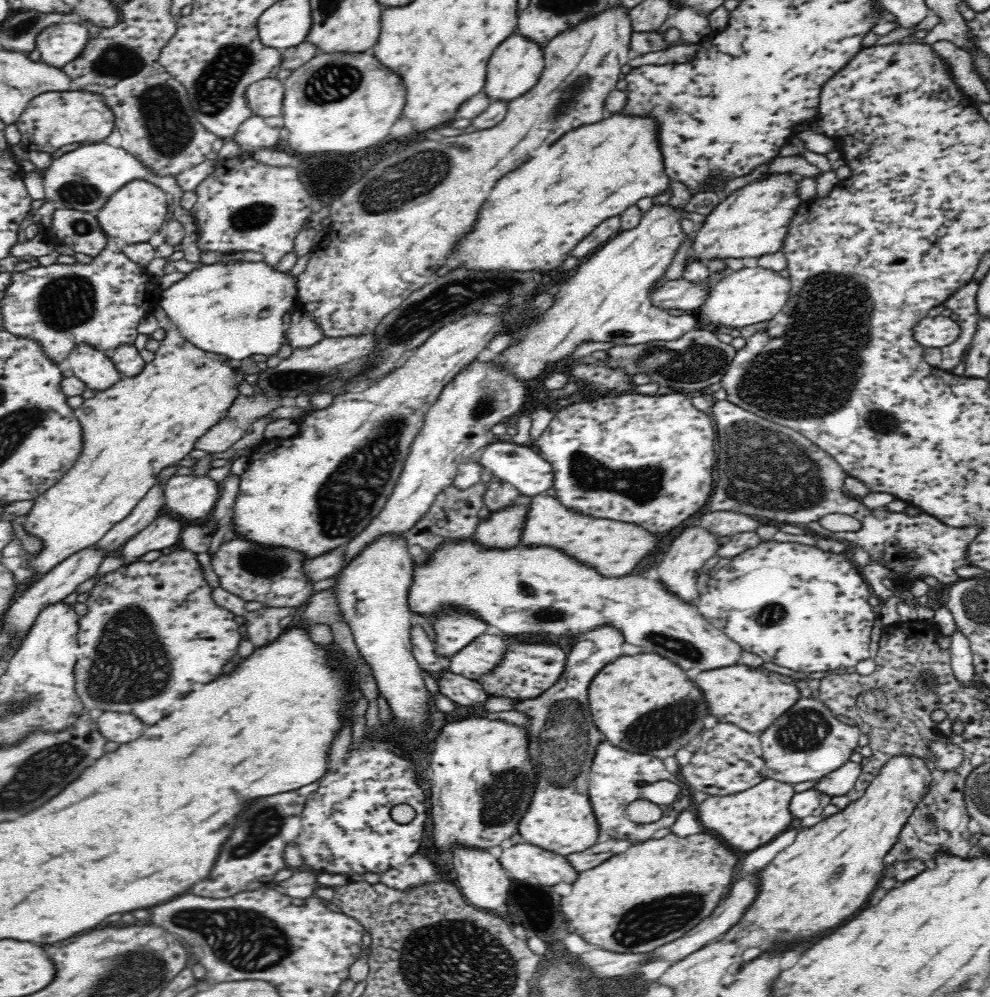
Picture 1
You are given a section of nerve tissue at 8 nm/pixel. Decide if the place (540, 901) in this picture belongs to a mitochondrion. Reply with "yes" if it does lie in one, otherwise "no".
no

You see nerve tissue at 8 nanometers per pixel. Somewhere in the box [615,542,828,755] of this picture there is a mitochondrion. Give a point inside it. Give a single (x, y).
(666, 726)

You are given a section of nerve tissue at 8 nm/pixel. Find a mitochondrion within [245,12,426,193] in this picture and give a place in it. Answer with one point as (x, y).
(334, 82)

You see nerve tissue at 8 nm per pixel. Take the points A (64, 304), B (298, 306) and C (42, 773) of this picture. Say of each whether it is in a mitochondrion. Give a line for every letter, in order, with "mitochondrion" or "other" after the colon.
A: mitochondrion
B: other
C: mitochondrion

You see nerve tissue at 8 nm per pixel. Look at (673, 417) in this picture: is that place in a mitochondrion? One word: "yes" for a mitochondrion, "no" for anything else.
no

